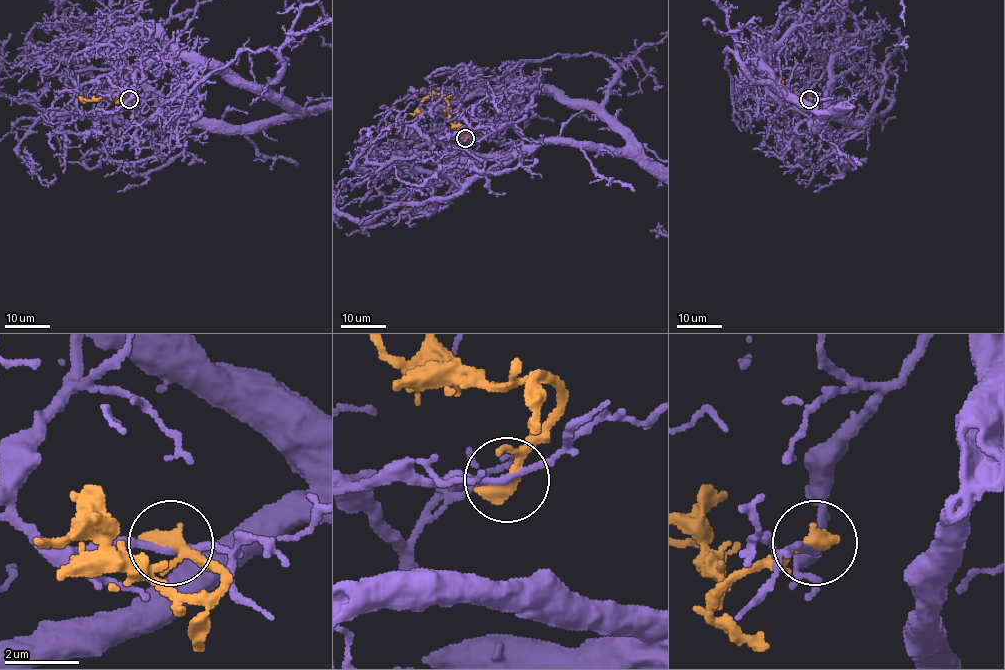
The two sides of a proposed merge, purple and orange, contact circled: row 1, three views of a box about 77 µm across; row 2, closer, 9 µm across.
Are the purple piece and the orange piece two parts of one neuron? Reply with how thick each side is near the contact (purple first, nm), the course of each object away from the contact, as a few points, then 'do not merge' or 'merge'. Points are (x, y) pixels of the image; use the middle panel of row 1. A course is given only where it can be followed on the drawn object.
160 nm thick on the purple side, 360 nm on the other; purple runs (465, 138), (447, 139), (458, 157), (626, 145), (593, 110), (521, 93), (487, 126), (406, 151), (384, 104); orange runs (465, 138), (470, 127), (455, 127), (448, 120), (448, 103), (440, 94), (431, 93), (413, 113), (409, 113); do not merge

